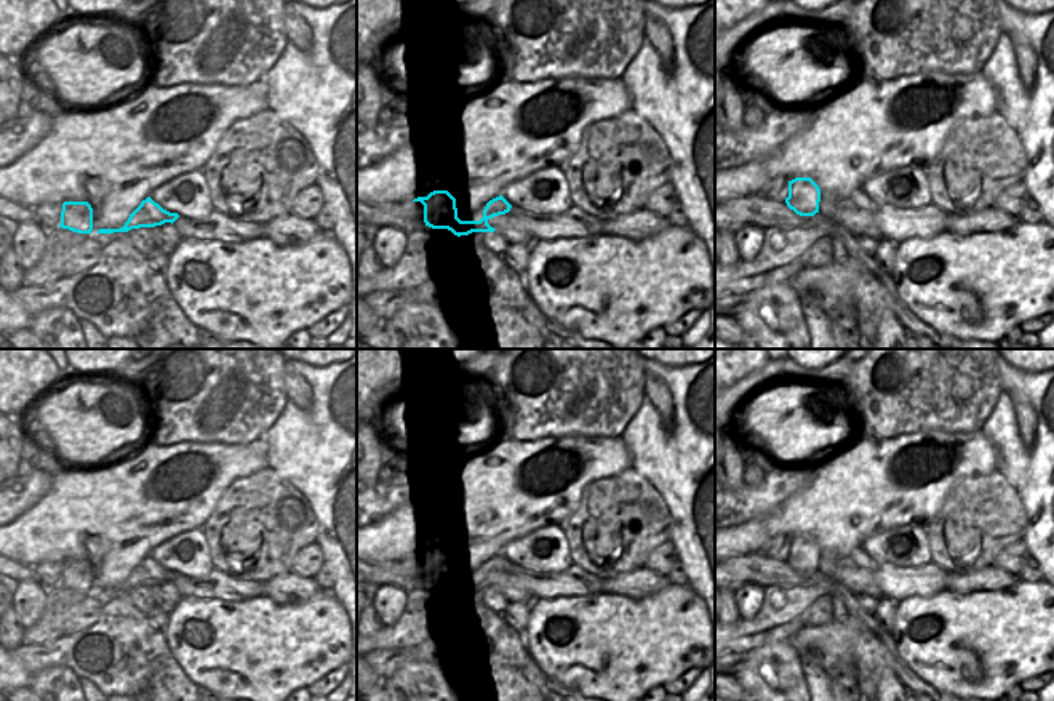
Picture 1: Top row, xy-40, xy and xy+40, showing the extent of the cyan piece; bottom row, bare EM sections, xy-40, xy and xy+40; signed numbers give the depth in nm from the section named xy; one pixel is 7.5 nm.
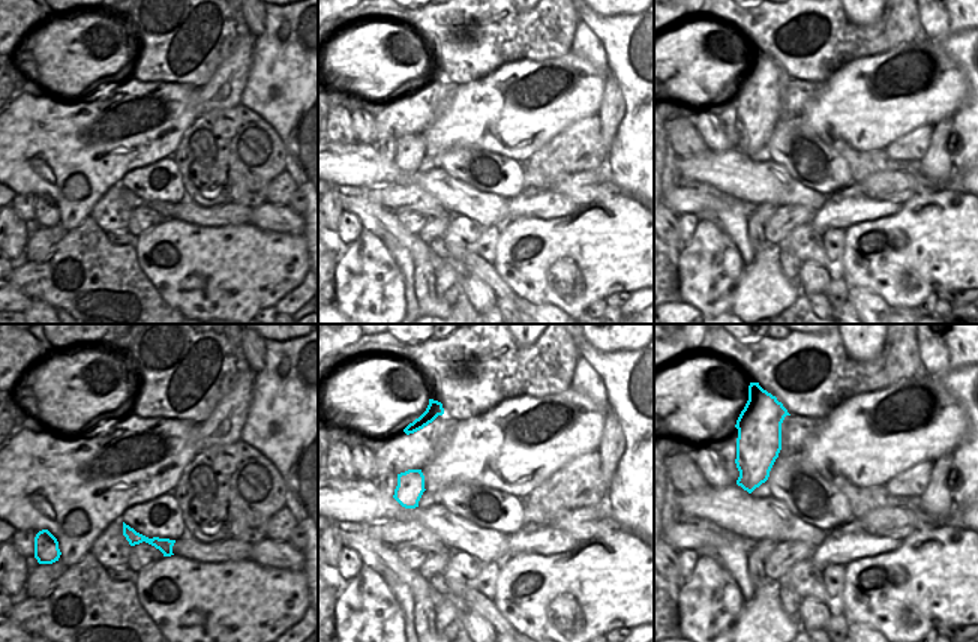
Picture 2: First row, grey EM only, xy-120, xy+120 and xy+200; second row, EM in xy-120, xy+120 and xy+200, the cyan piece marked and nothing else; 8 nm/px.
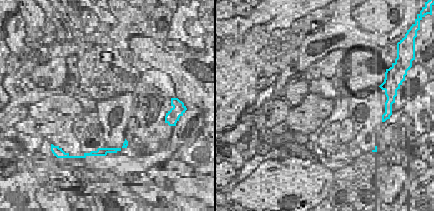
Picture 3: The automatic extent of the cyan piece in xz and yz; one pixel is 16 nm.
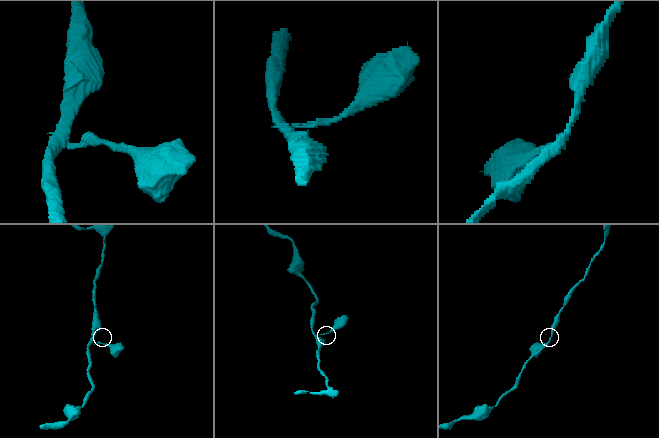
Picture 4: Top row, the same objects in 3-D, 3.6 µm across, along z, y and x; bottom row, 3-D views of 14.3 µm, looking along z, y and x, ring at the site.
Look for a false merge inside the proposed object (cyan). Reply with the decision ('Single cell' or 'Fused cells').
Single cell.

